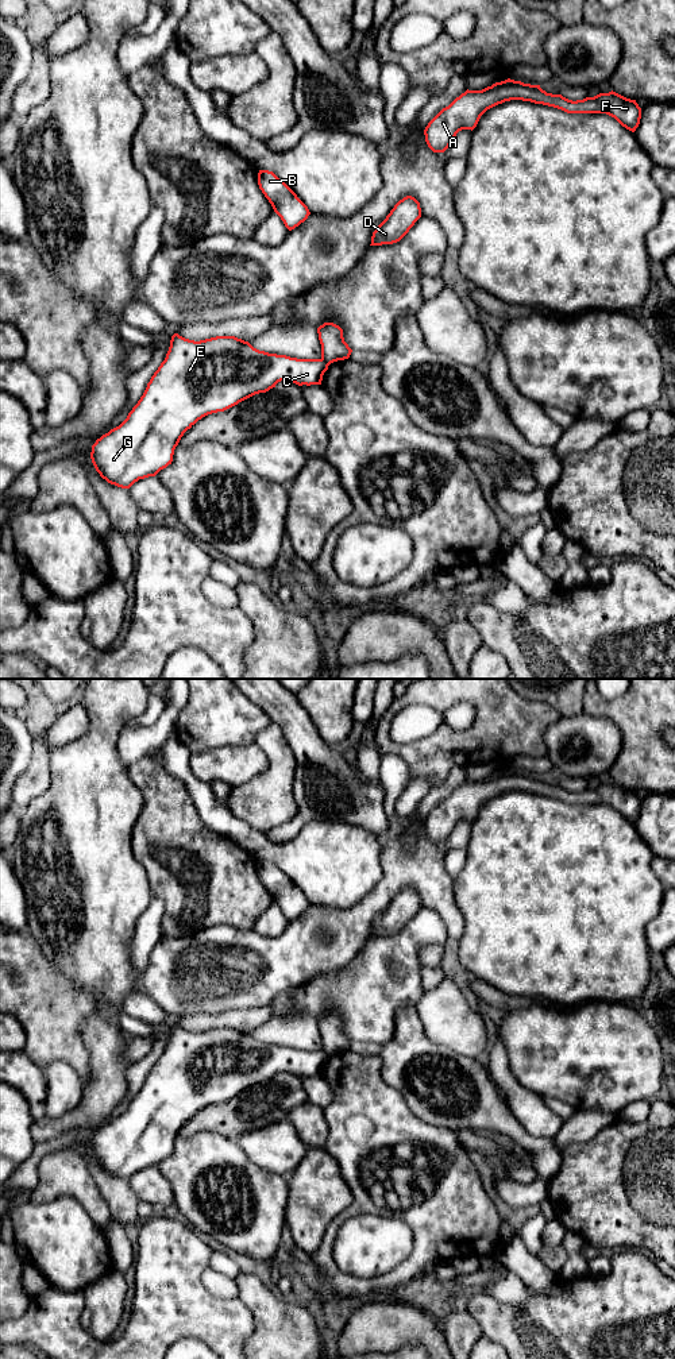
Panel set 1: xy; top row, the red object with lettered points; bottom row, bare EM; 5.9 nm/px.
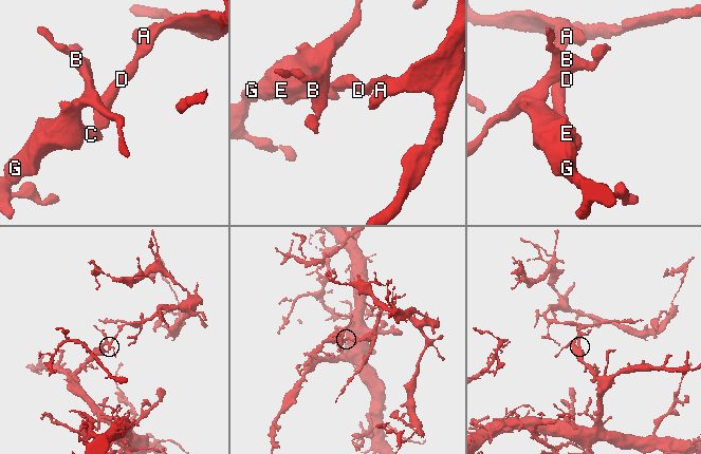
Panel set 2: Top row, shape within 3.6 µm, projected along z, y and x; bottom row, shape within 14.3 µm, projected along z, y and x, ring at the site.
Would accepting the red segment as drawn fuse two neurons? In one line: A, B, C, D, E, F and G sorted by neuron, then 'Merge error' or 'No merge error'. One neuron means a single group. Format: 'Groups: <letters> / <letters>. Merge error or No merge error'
Groups: A D F / B C E G. Merge error

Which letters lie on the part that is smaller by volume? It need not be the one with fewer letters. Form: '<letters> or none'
A, D, F

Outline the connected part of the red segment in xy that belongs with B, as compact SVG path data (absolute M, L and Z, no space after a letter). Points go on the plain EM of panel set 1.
M259 861L258 876L289 922L298 918L310 906L308 897L273 862Z

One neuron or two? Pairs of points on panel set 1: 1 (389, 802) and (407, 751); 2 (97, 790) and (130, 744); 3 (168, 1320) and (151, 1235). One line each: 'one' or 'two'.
1: two
2: two
3: one

